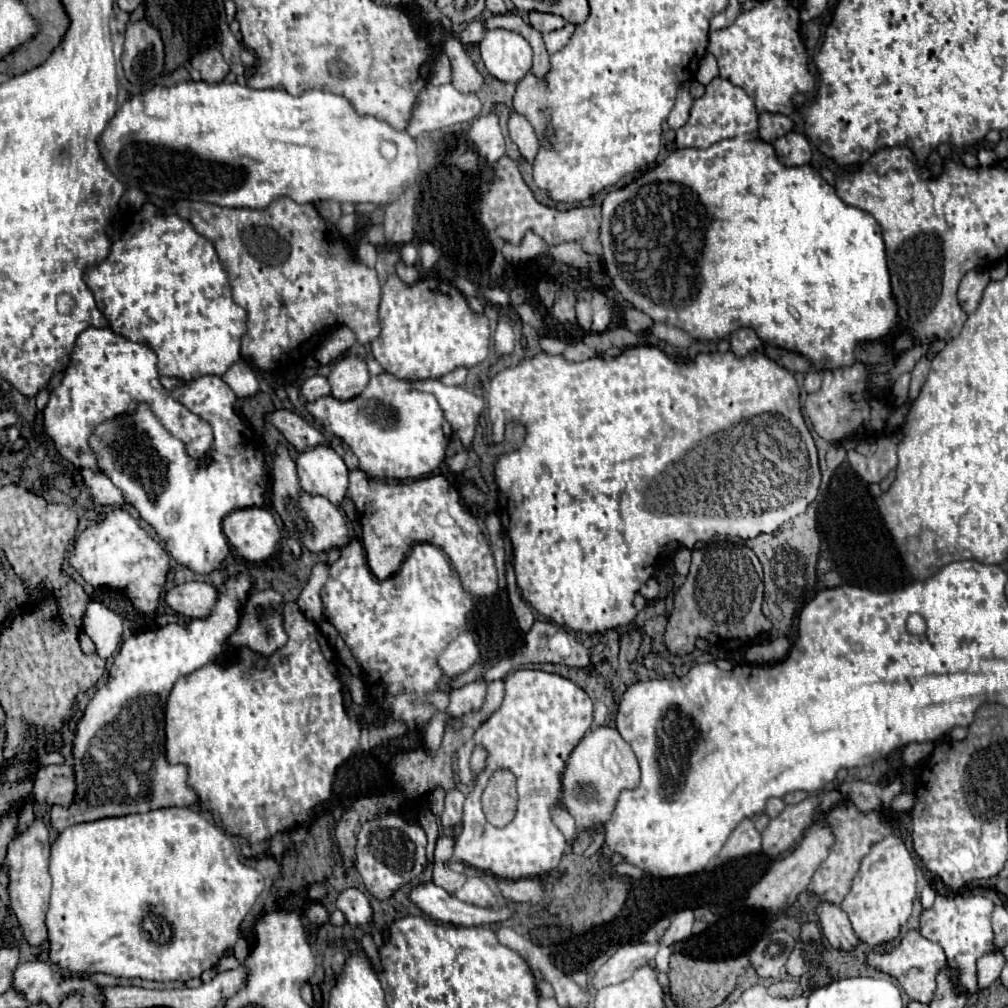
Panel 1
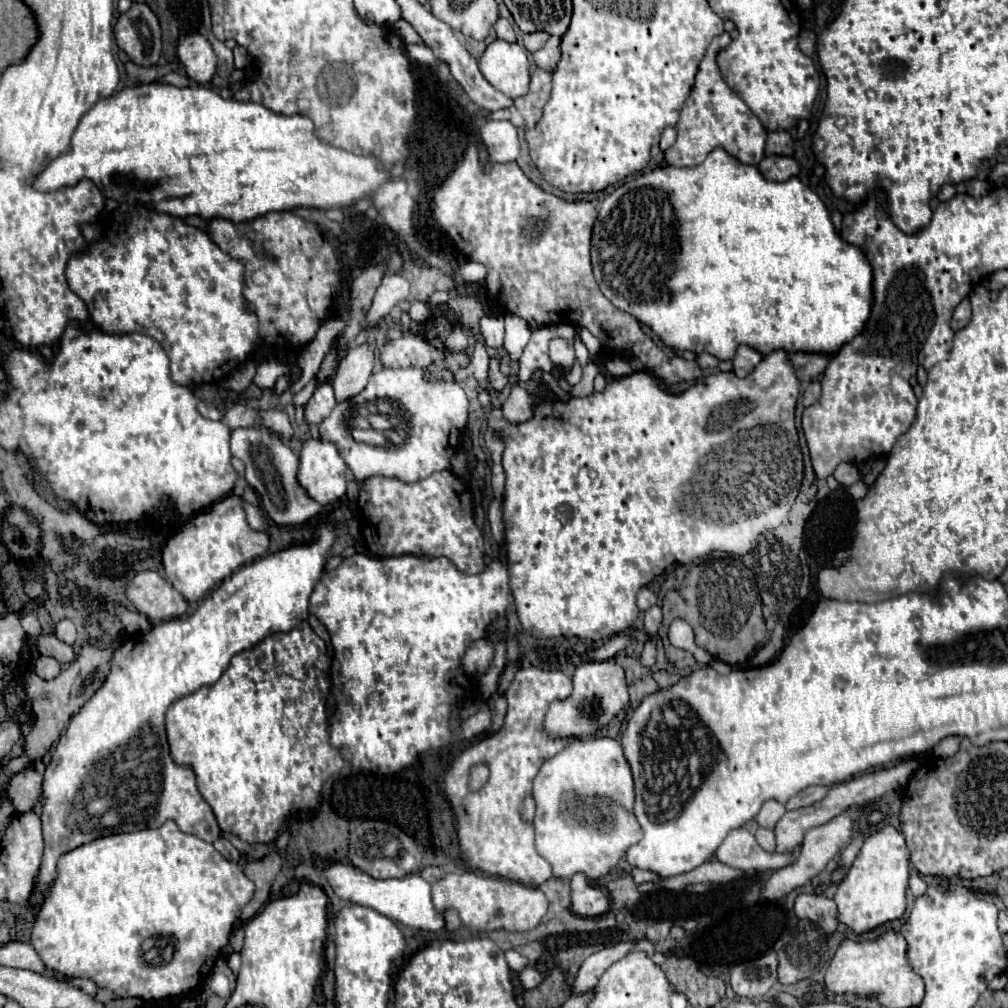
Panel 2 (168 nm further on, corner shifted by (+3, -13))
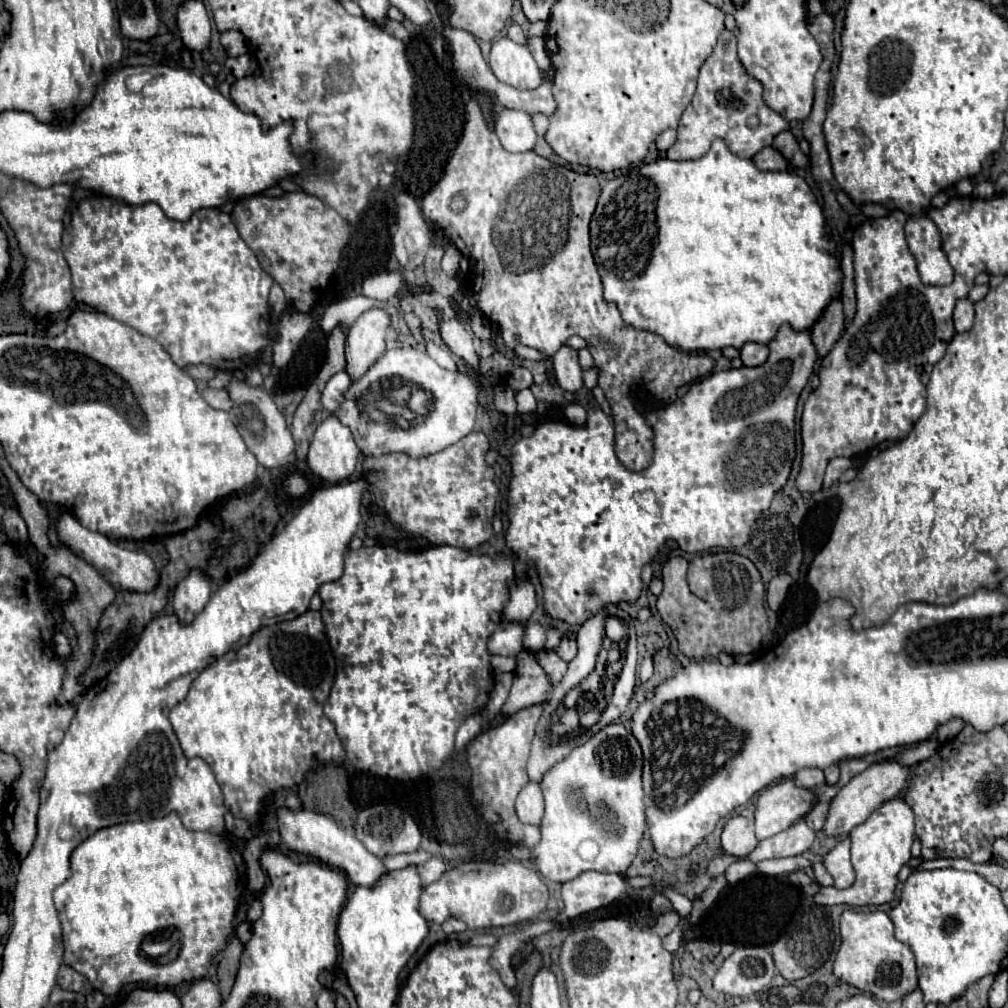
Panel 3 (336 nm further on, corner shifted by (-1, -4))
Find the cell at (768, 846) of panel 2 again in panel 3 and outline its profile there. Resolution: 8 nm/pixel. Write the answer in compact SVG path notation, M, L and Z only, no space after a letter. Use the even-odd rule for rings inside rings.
M792 778L770 784L758 796L754 820L756 838L766 840L804 818L816 804L816 796L802 786L796 786Z

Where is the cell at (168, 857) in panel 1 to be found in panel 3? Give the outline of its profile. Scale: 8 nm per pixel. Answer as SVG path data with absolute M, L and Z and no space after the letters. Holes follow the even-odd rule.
M170 812L164 818L154 818L154 820L146 820L146 822L124 822L124 824L114 824L114 826L98 830L96 834L86 838L72 852L70 866L72 866L72 876L54 890L54 904L56 904L56 910L60 914L64 944L66 944L64 964L68 964L76 972L84 974L90 980L90 984L96 990L100 990L104 996L116 996L120 992L120 988L126 984L146 982L146 984L164 984L164 986L174 988L184 980L204 978L208 974L208 968L210 968L214 956L218 952L222 952L228 944L238 898L246 886L246 870L244 870L242 856L232 846L228 846L218 834L186 830L176 812Z

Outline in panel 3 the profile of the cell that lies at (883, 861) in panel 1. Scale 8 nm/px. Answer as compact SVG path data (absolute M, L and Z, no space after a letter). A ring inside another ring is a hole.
M902 798L886 800L878 810L874 810L866 822L856 826L850 832L852 840L852 864L856 870L854 886L838 890L834 886L820 888L814 894L814 902L822 906L848 904L848 906L866 906L866 904L884 904L894 898L896 874L910 860L910 848L914 840L914 812Z

